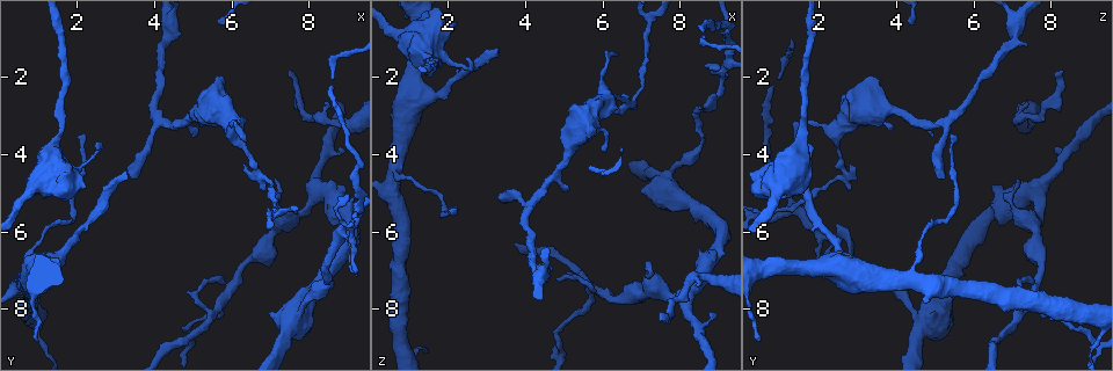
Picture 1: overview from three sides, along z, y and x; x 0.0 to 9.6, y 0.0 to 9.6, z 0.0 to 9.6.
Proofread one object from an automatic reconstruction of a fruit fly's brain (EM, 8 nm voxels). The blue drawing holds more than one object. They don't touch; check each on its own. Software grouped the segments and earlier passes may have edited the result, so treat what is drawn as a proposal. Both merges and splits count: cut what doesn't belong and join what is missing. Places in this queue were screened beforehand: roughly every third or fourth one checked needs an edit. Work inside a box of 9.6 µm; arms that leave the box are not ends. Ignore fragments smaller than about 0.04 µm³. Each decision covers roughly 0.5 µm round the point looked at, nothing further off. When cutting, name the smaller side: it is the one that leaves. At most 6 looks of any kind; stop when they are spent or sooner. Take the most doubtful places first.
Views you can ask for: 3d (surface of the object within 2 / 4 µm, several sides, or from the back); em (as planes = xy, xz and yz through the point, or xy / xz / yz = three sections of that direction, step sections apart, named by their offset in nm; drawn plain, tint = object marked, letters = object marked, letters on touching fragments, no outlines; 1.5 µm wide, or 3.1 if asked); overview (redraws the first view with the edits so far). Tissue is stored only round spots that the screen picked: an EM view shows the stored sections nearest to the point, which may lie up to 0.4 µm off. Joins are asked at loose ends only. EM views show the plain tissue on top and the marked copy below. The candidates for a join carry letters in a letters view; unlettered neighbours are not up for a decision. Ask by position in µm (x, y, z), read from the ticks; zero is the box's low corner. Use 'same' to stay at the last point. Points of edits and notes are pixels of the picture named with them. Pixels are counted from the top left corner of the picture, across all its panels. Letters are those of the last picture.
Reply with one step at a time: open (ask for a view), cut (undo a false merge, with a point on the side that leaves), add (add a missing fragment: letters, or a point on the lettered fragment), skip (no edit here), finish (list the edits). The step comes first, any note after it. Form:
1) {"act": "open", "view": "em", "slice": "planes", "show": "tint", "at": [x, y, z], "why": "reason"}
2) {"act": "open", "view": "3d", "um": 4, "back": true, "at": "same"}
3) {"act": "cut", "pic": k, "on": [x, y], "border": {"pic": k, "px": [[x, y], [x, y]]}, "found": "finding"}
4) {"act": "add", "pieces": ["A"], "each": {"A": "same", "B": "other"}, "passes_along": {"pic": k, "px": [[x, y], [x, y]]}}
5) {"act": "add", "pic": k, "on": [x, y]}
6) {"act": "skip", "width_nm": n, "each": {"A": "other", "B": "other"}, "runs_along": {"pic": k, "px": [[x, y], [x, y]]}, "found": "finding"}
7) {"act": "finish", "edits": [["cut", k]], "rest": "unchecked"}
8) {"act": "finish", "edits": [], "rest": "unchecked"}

{"act": "open", "view": "em", "slice": "planes", "show": "letters", "at": [7.55, 1.80, 8.20]}

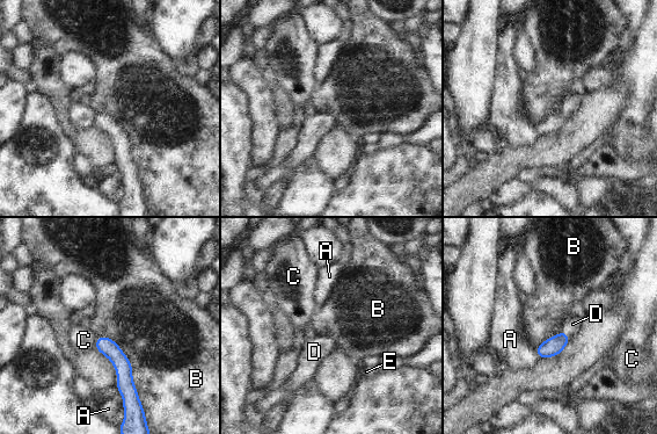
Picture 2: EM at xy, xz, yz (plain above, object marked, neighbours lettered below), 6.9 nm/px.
{"act": "add", "pieces": ["D"], "each": {"A": "other", "B": "other", "C": "other", "D": "same", "E": "other"}, "passes_along": {"pic": 2, "px": [[553, 346], [566, 334], [572, 324]]}, "found": "the neuron continues"}

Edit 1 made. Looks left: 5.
{"act": "open", "view": "3d", "um": 4, "at": [5.70, 2.05, 3.35]}

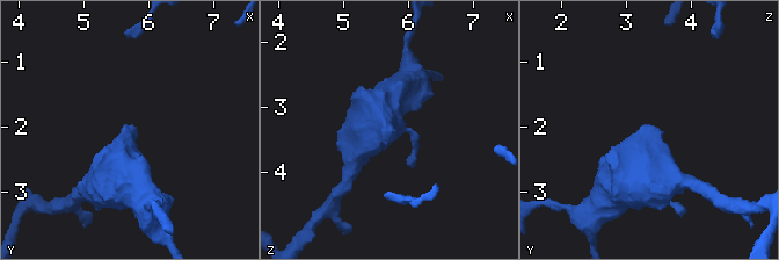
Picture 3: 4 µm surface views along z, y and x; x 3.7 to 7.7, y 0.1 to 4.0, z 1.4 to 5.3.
{"act": "open", "view": "em", "slice": "xy", "step": 4, "show": "letters", "at": [5.80, 2.00, 3.35]}

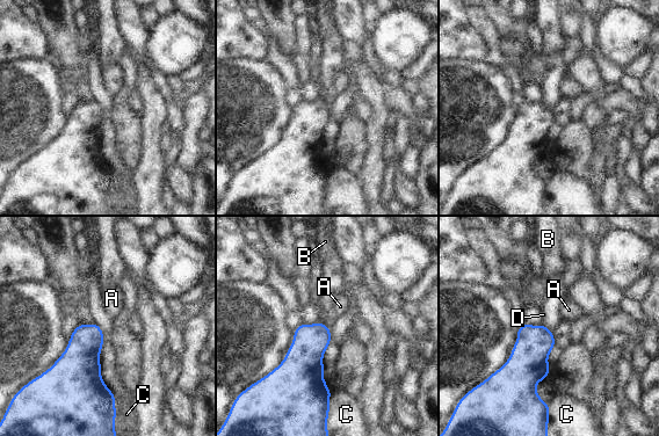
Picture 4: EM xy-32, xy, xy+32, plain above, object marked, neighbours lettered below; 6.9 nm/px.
{"act": "skip", "width_nm": 220, "each": {"A": "other", "B": "other", "C": "other", "D": "other"}, "border": {"pic": 4, "px": [[541, 324], [551, 331]]}, "found": "none of them fits"}

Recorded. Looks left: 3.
{"act": "open", "view": "overview", "why": "see it whole again"}

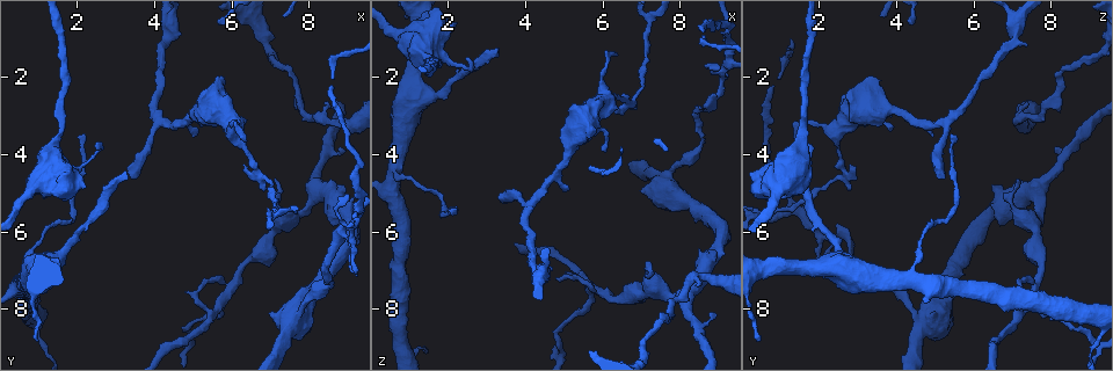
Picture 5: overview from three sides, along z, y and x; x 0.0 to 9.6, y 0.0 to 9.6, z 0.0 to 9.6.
{"act": "open", "view": "em", "slice": "planes", "show": "letters", "at": [2.20, 5.85, 2.05], "why": "a narrow waist"}

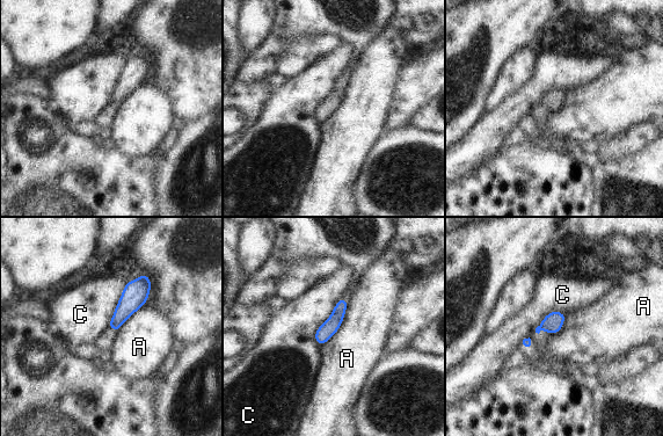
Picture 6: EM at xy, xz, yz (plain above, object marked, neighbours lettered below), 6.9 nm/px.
{"act": "skip", "each": {"A": "other", "C": "other"}, "border": {"pic": 6, "px": [[348, 302], [340, 327], [321, 347]]}, "found": "all the same neuron"}

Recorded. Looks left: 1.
{"act": "finish", "edits": [["add", 2]], "rest": "unchecked"}

